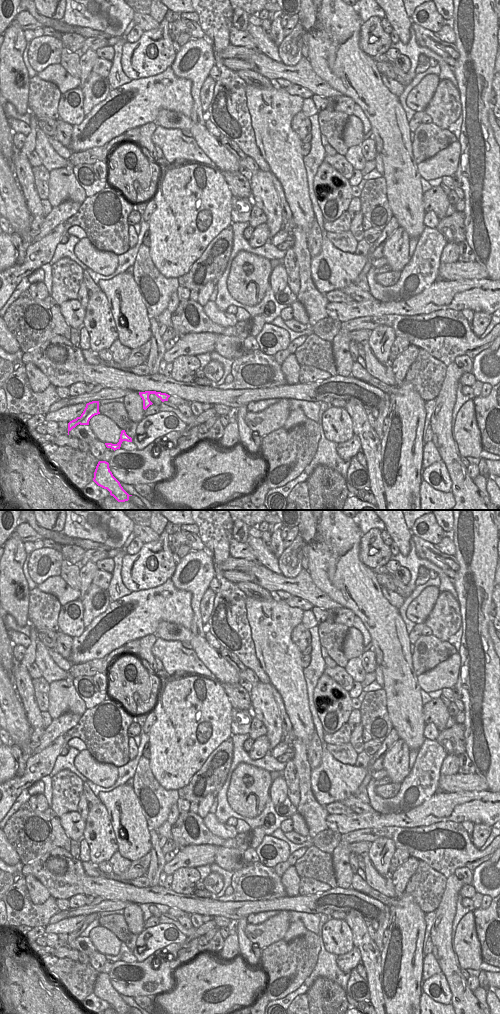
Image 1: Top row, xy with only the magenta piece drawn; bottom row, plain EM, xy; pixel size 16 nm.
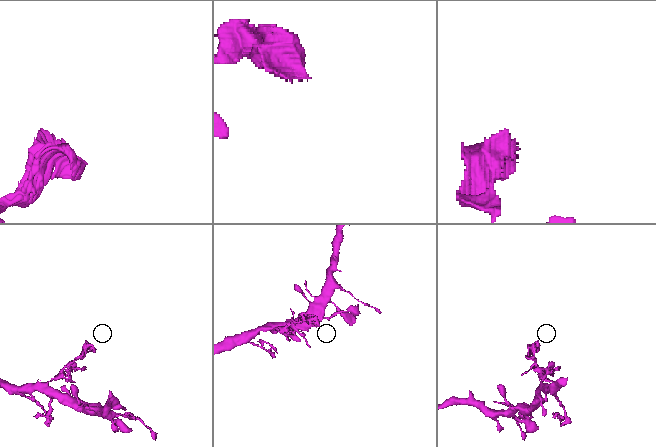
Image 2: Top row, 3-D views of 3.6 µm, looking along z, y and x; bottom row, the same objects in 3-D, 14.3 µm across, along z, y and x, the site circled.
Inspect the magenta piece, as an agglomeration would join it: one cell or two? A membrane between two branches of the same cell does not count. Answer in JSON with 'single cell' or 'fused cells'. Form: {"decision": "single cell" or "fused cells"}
{"decision": "fused cells"}

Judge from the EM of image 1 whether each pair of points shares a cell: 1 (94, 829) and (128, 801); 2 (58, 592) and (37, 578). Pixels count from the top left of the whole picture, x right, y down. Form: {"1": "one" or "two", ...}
{"1": "two", "2": "two"}

